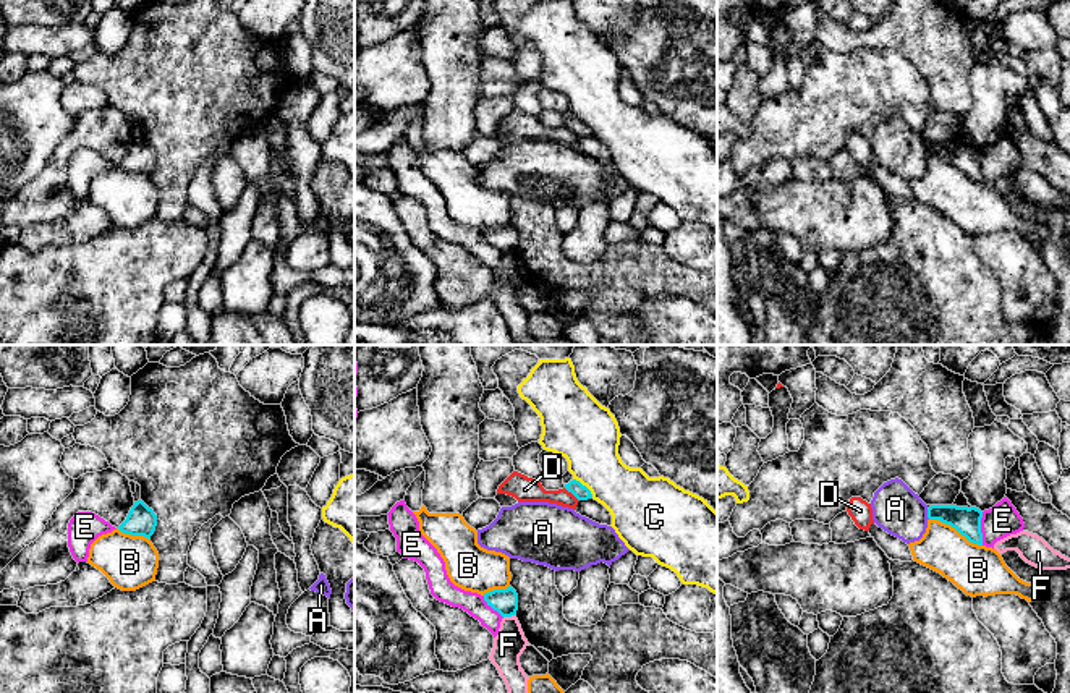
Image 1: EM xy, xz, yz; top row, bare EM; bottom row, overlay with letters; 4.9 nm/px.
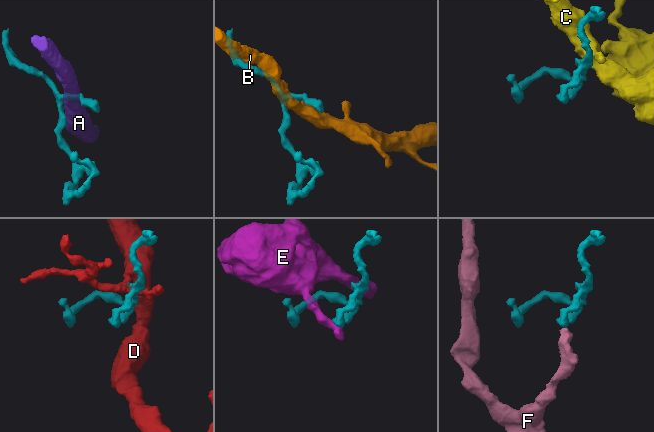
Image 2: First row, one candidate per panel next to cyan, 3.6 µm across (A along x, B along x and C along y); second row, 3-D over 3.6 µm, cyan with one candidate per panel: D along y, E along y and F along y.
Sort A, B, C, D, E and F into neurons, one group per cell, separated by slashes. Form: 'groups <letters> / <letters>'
groups A / B / C / D / E / F

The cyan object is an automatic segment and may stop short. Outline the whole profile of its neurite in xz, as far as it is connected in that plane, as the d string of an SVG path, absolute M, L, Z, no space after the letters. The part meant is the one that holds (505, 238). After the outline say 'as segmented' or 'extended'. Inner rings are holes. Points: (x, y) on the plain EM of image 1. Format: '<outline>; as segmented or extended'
M508 223L507 227L494 227L484 232L484 238L502 254L516 253L518 248L518 232Z; as segmented

